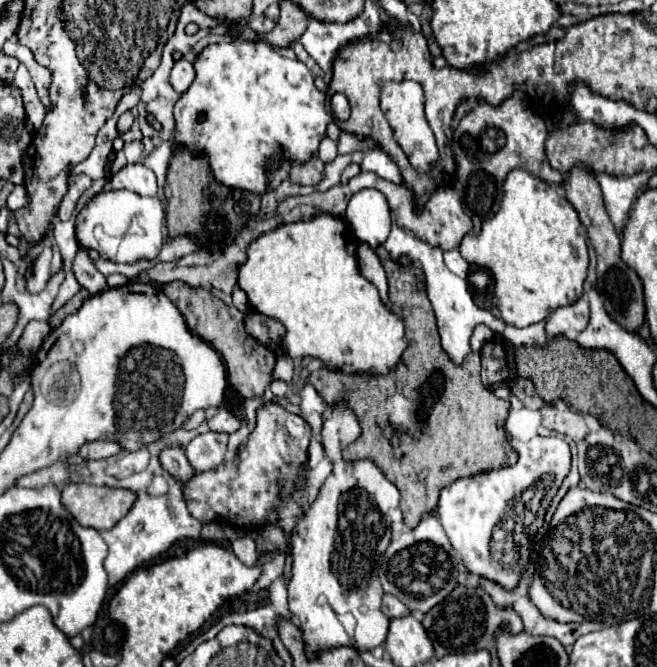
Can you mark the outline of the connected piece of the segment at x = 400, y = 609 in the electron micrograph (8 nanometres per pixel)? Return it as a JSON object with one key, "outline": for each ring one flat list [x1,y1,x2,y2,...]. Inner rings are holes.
{"outline":[[384,594,384,600,382,600,382,612,388,616,388,618,400,618,400,616,408,616,410,612,406,610,406,606,392,594]]}

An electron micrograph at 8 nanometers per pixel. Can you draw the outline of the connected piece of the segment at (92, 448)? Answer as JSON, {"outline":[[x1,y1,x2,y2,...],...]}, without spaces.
{"outline":[[100,440,100,442,88,442,80,448,80,458,88,458,88,460,102,460,102,458,110,458,116,456,120,452,120,444,118,442,110,442,110,440]]}

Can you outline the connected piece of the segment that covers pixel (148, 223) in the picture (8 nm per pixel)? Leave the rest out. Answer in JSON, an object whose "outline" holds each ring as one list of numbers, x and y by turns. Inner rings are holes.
{"outline":[[130,190,100,192,94,198,90,198,84,204,84,208,78,212,78,216,76,216,76,240,78,240,78,244,82,248,96,250,100,256,110,258,112,262,134,264,138,260,154,260,158,256,158,252,162,250,162,244,164,244,164,208,162,208,162,202,156,196,146,198,146,196,140,196,136,192,130,192],[102,234,106,234,108,238,114,240,114,244,106,246,106,250,104,250,104,244,102,244,102,240,106,240,106,238,102,238]]}

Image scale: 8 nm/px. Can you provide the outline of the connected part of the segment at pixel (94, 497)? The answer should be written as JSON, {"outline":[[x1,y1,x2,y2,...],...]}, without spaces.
{"outline":[[66,484,62,488,62,504,78,524,96,530,108,530,120,522,132,508,136,496,130,490]]}

